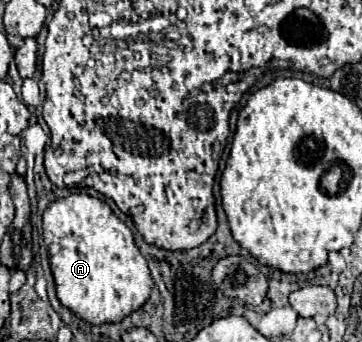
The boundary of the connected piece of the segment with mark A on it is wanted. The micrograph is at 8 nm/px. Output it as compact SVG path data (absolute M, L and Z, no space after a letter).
M84 193L68 195L44 211L42 223L56 295L78 319L90 325L118 323L148 301L154 285L148 263L138 251L132 231L104 201Z

